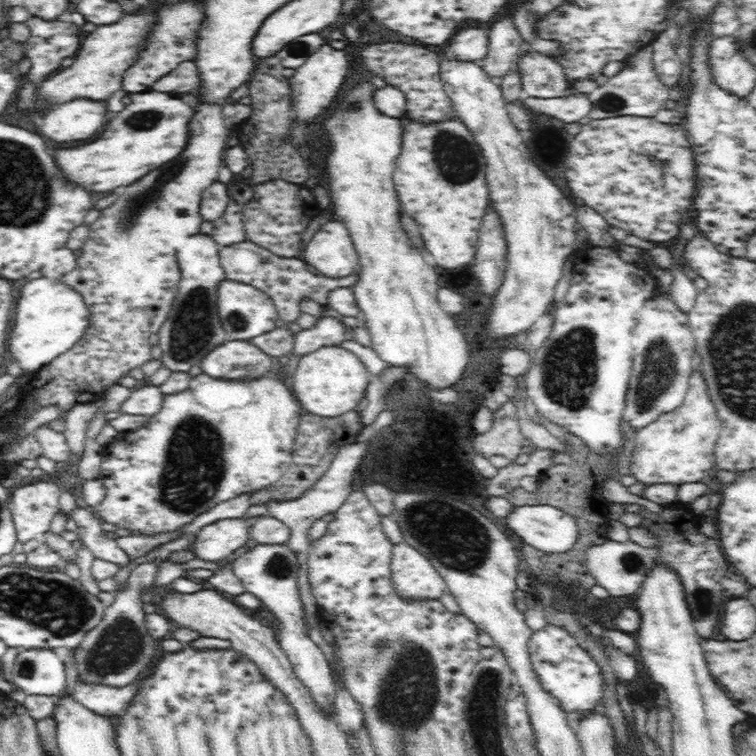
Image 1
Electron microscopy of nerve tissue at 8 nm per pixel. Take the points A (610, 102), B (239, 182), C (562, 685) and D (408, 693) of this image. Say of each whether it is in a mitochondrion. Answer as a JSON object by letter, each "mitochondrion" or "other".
{"A":"mitochondrion","B":"other","C":"other","D":"mitochondrion"}

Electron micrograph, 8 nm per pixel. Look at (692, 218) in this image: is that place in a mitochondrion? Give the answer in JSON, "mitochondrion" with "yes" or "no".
{"mitochondrion":"no"}

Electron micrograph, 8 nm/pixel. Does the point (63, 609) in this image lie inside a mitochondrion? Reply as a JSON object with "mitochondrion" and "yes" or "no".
{"mitochondrion":"yes"}

